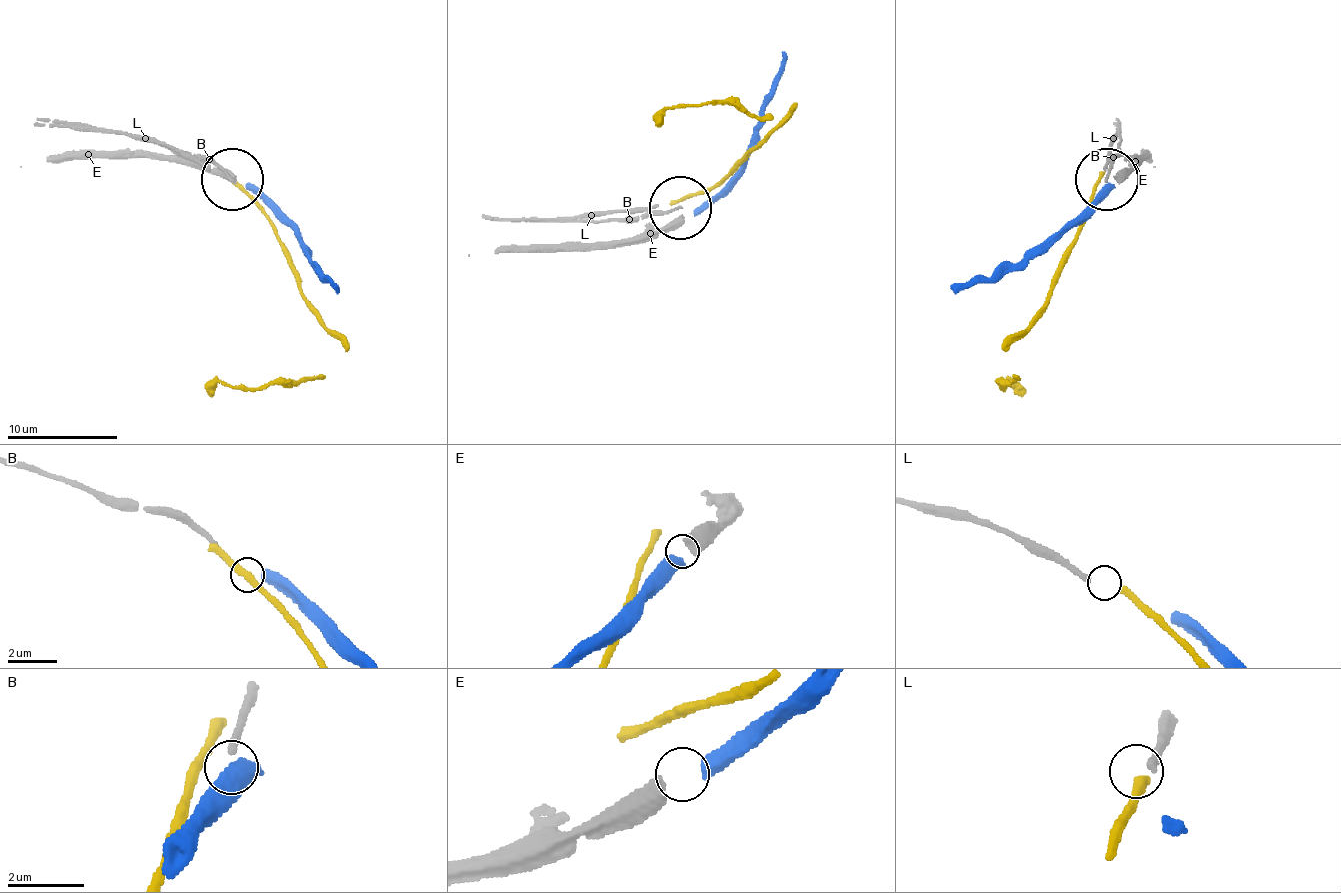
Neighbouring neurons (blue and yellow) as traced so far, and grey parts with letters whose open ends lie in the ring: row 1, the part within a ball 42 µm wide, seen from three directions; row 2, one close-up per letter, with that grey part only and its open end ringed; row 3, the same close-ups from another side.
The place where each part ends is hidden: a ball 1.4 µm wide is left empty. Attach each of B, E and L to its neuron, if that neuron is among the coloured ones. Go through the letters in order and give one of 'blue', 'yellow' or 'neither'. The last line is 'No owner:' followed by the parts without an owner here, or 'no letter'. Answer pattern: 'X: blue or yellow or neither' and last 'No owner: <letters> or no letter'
B: neither
E: blue
L: yellow
No owner: B

